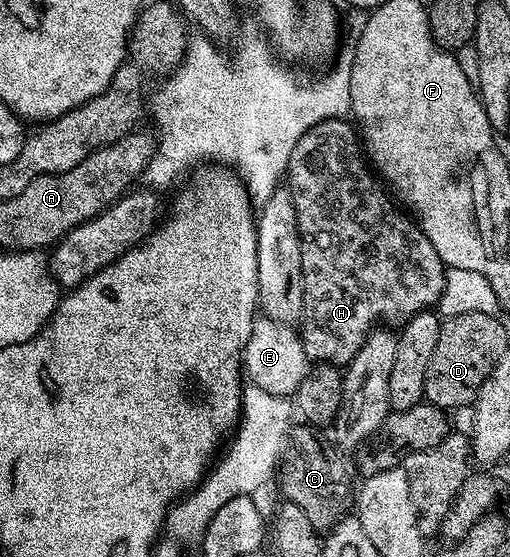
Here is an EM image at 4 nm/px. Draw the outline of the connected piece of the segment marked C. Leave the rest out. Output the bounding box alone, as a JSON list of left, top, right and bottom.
[276,429,352,532]

